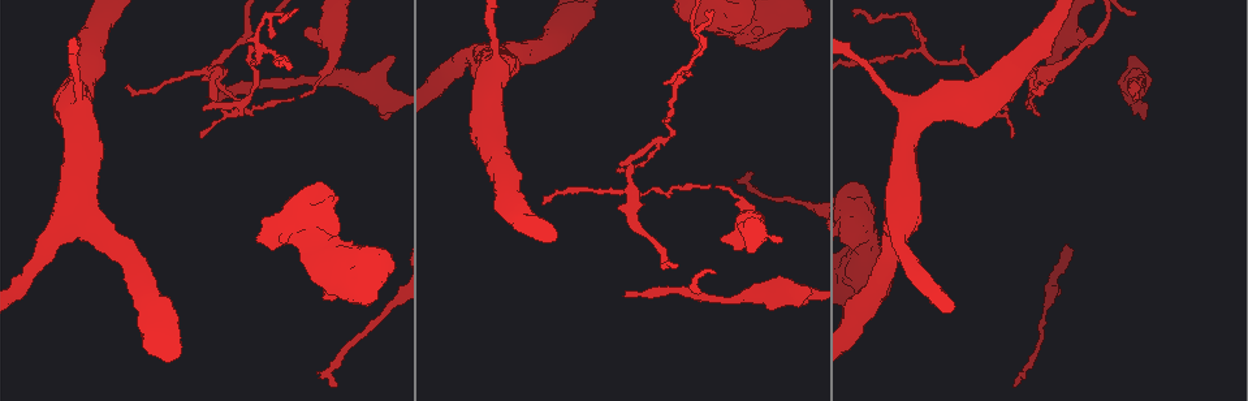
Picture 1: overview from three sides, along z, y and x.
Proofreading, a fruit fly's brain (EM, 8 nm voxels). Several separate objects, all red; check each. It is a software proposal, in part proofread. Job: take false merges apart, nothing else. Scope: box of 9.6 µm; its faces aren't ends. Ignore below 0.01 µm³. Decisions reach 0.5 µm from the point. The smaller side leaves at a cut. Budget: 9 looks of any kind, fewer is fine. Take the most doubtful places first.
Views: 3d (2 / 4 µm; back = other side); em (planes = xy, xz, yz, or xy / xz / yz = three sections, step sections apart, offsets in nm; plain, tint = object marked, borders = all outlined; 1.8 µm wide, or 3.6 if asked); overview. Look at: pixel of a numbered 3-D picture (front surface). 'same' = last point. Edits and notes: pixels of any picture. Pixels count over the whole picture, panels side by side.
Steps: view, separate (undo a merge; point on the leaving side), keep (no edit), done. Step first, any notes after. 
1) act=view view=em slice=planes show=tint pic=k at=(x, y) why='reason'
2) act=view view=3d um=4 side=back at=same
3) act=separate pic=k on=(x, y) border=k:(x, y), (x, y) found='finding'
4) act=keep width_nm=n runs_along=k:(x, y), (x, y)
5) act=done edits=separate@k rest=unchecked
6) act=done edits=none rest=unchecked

act=view view=3d um=2 pic=1 at=(1037, 75) why='calibre changes'

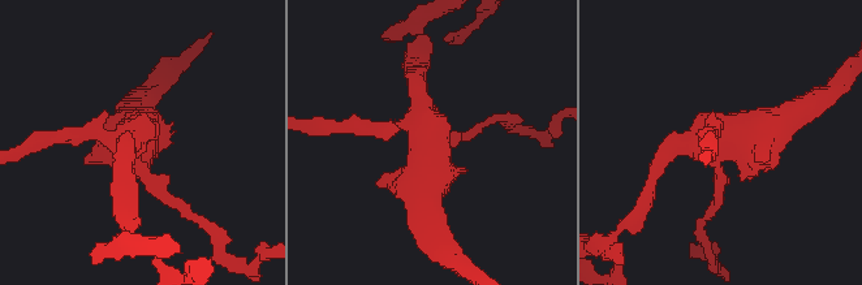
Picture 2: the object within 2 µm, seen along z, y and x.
act=view view=em slice=planes show=plain pic=2 at=(425, 137) why='now the EM'

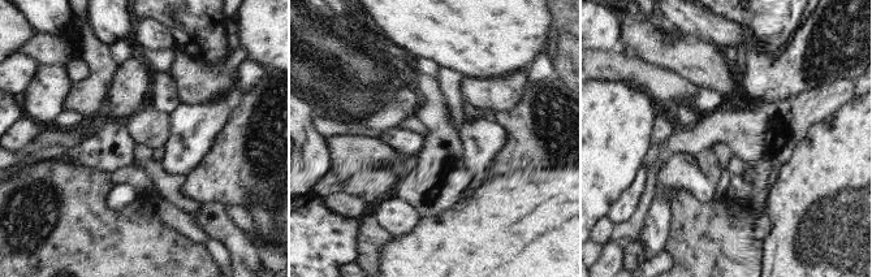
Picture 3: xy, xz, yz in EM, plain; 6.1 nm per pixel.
act=view view=em slice=planes show=tint at=same

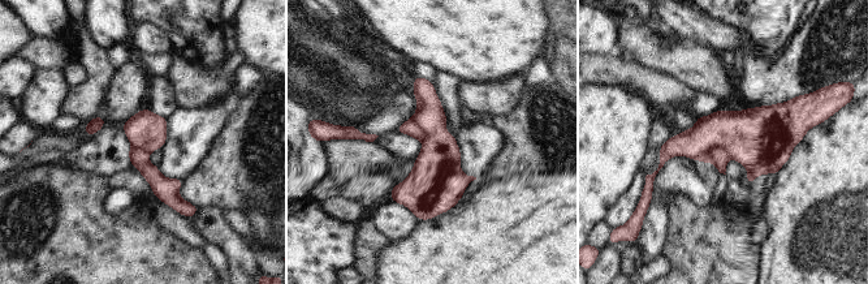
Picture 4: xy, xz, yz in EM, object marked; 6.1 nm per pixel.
act=separate pic=4 on=(755, 137) border=4:(732, 156), (715, 146), (705, 162) found='a second neuron is stuck on'

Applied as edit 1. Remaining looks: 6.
act=view view=overview why='see it whole again'

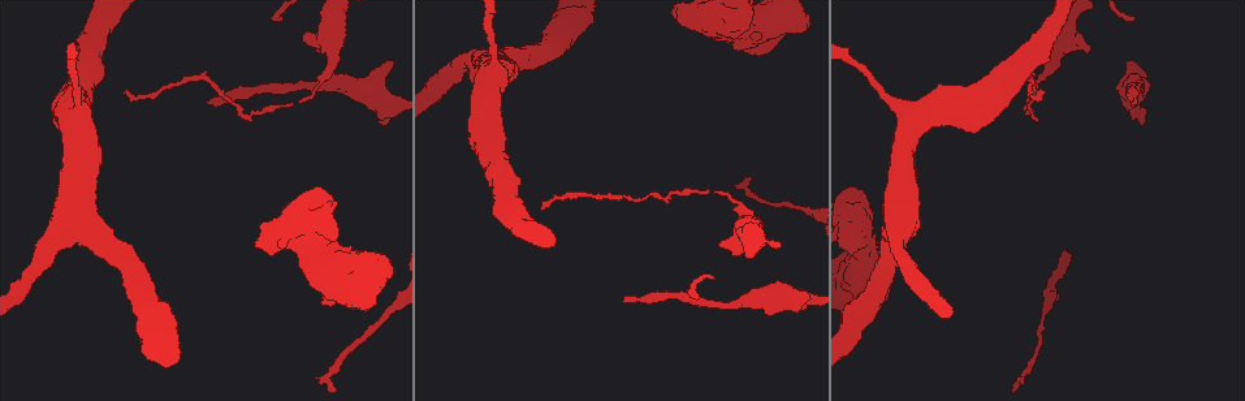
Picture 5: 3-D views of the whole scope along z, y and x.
act=view view=em um=3.6 slice=xz step=16 show=tint pic=5 at=(308, 244) why='sharp bend'

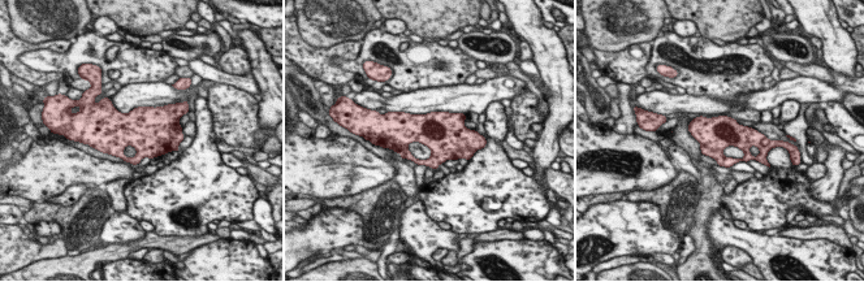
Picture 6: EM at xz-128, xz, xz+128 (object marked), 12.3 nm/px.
act=keep width_nm=440 found='one neuron here'

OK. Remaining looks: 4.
act=view view=em slice=planes show=tint pic=5 at=(1037, 355) why='a narrow waist'

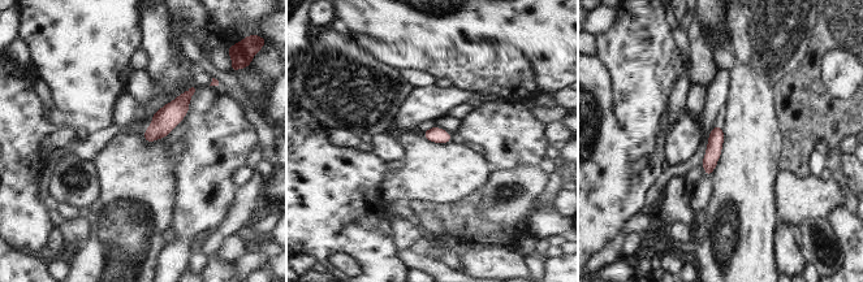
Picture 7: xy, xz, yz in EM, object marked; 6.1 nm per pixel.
act=keep runs_along=7:(717, 129), (708, 172) found='one neuron here'

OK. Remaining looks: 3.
act=done edits=separate@4 rest=unchecked

